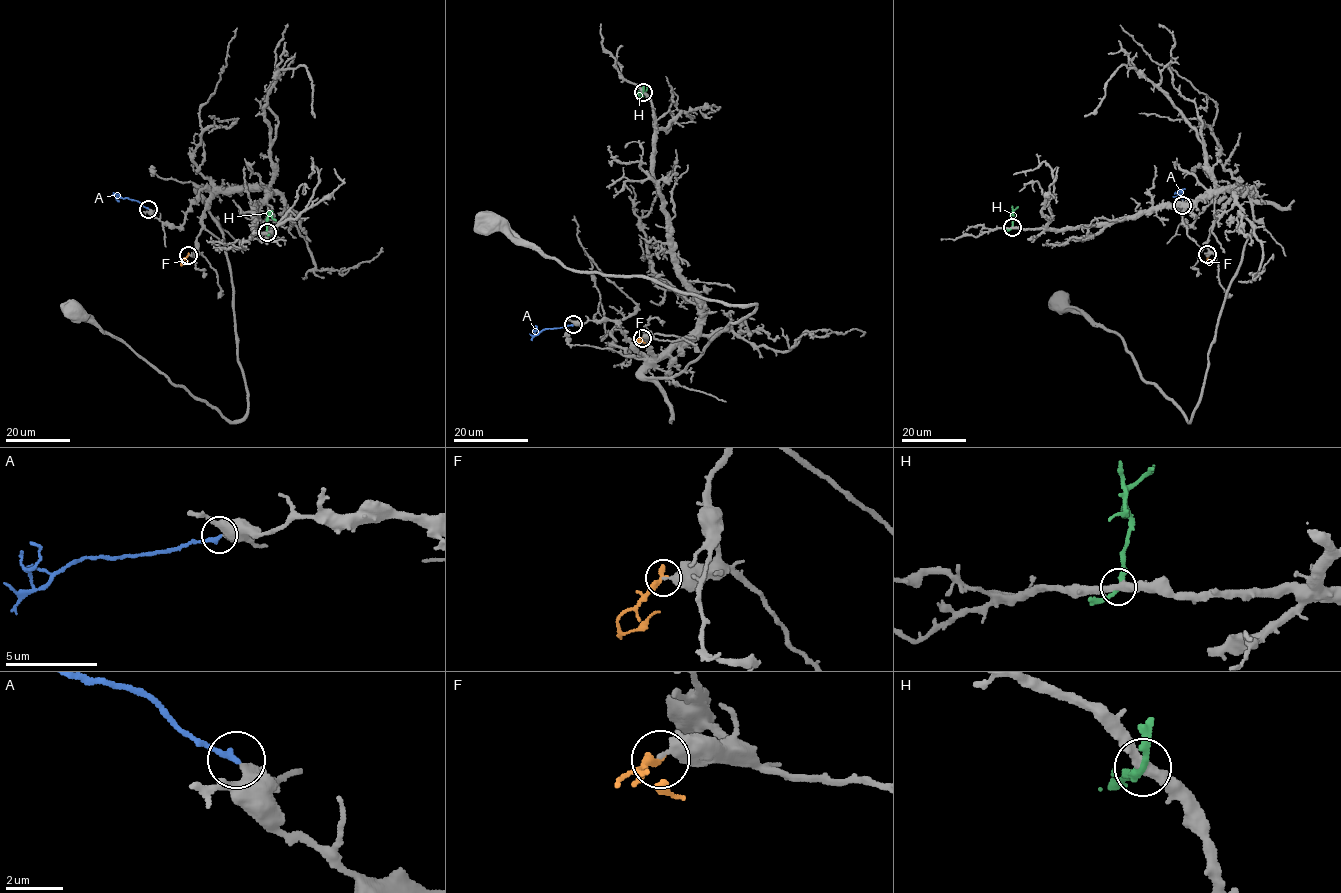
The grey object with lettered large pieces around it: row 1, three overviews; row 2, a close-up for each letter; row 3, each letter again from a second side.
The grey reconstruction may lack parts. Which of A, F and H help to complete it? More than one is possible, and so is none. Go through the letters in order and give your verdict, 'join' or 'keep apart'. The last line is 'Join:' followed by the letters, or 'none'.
A: join
F: keep apart
H: keep apart
Join: A

